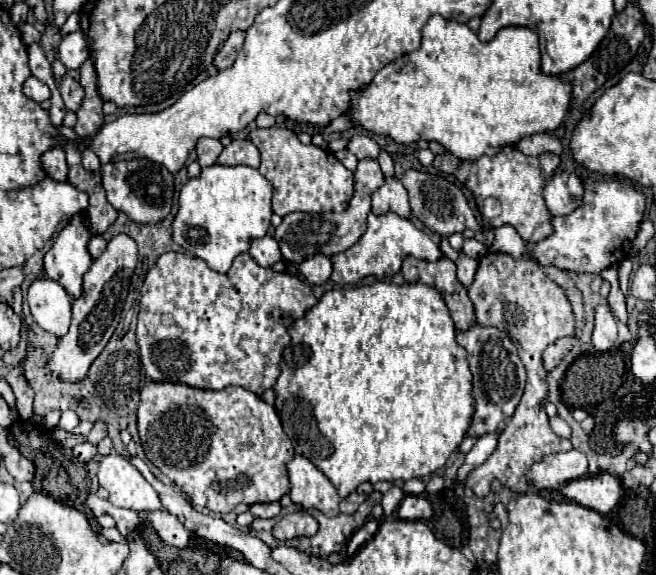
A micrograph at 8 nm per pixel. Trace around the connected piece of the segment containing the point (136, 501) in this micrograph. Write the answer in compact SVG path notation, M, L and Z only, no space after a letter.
M108 454L98 468L98 482L110 494L110 502L130 510L160 510L160 498L146 478L120 454Z

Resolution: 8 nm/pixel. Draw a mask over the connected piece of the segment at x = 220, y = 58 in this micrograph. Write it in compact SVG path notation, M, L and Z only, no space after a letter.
M232 32L228 36L228 40L224 42L224 46L218 50L216 58L214 58L214 66L218 70L224 70L228 66L232 66L232 62L236 60L236 54L238 50L242 48L242 42L244 42L244 34L242 32Z

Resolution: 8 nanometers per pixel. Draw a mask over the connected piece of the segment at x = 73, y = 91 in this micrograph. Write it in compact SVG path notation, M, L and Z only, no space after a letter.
M64 76L62 82L60 82L60 94L62 94L62 100L64 100L66 110L76 112L80 108L80 102L84 98L84 90L82 90L82 86L76 80Z

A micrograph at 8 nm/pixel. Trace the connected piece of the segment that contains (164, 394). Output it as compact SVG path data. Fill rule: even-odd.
M148 378L140 390L138 434L146 458L166 474L194 506L226 514L240 502L274 502L290 490L286 464L294 456L294 446L284 434L274 406L244 388L228 386L214 392L180 382L154 382Z

